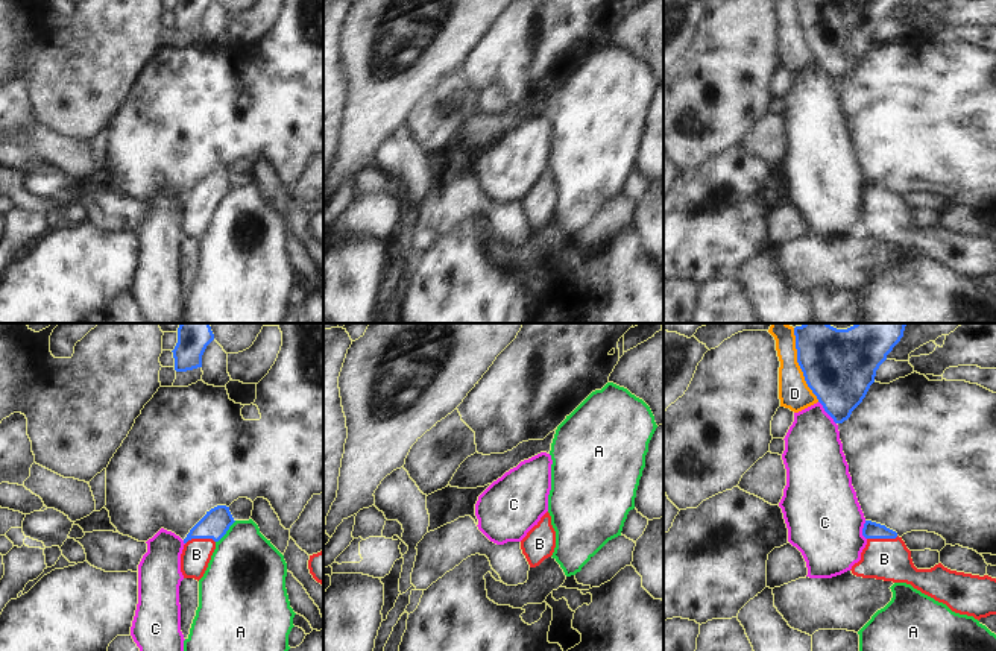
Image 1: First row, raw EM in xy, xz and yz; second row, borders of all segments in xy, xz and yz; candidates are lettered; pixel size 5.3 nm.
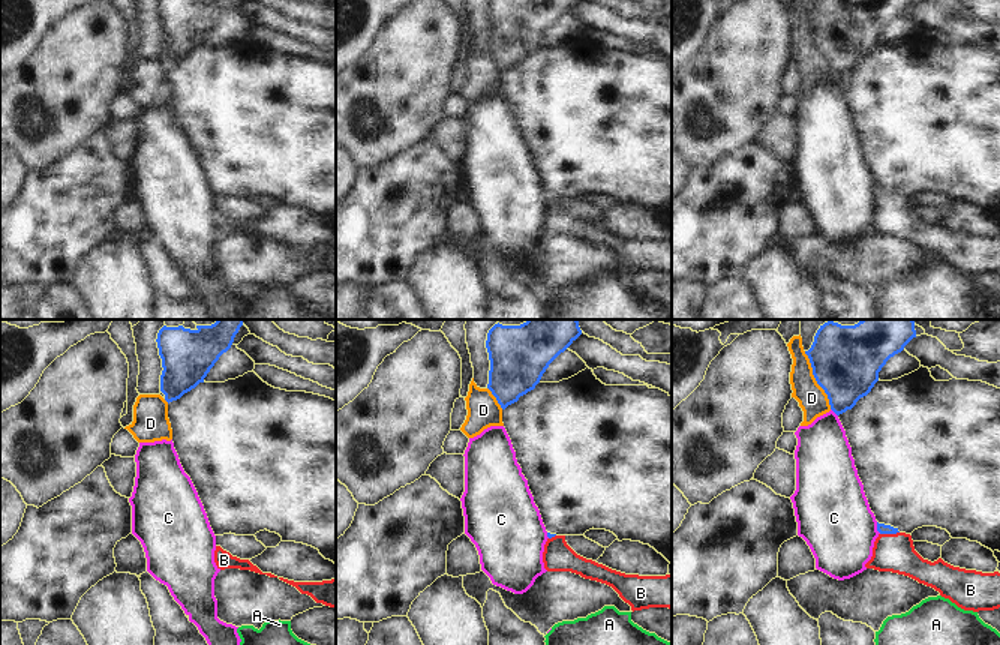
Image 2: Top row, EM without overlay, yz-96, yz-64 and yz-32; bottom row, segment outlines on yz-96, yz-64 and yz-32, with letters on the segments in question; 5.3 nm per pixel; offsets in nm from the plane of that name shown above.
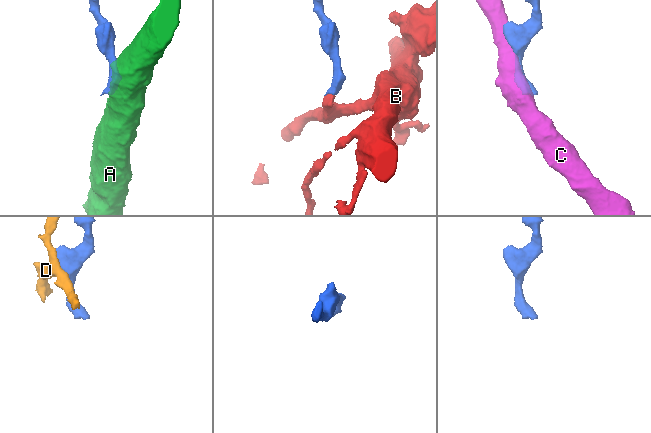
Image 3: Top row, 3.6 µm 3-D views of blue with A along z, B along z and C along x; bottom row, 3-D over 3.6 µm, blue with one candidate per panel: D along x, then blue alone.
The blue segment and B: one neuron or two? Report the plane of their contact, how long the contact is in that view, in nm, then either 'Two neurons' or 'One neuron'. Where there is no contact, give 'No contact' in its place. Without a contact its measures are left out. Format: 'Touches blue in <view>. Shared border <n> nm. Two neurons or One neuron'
Touches blue in yz. Shared border 170 nm. One neuron.

